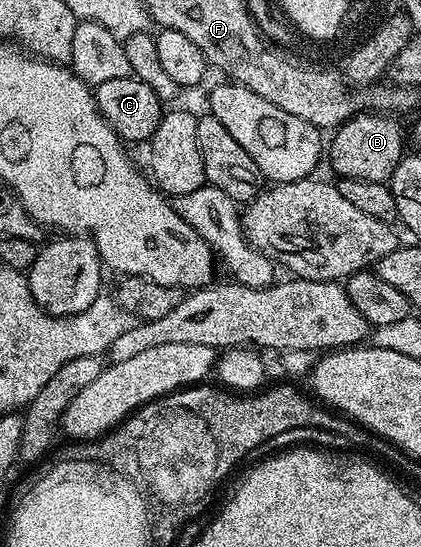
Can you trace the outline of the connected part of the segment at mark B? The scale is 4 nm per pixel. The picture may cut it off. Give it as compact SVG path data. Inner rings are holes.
M362 111L344 124L333 130L328 141L328 165L338 172L339 178L350 177L354 181L389 182L396 167L402 162L402 137L404 141L404 125L401 120L384 113Z

